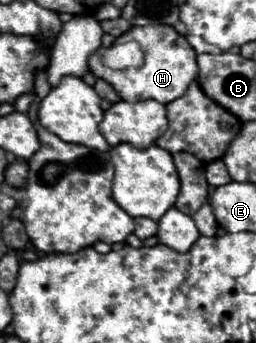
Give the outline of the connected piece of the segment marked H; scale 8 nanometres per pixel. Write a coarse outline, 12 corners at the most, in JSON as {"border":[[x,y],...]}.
{"border":[[132,26],[140,68],[110,70],[102,48],[90,72],[122,100],[180,98],[198,76],[194,48],[172,26]]}

